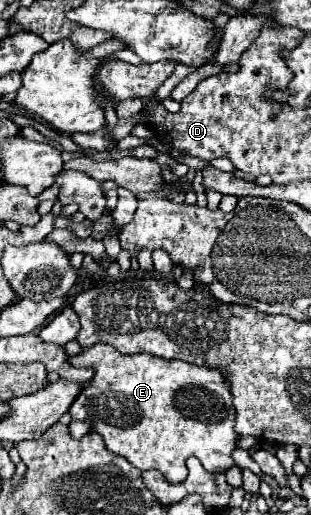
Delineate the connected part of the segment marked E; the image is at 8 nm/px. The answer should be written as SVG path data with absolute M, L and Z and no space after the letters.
M111 345L87 347L69 357L69 365L93 369L93 377L75 397L73 405L69 407L69 415L73 421L89 421L91 431L103 437L105 447L111 453L125 457L137 469L157 469L171 483L181 483L185 481L185 461L191 455L199 457L209 473L223 473L235 465L231 451L235 449L239 435L233 431L233 397L229 395L229 387L225 387L225 381L217 369L199 367L185 361L165 361L147 353L123 355Z

